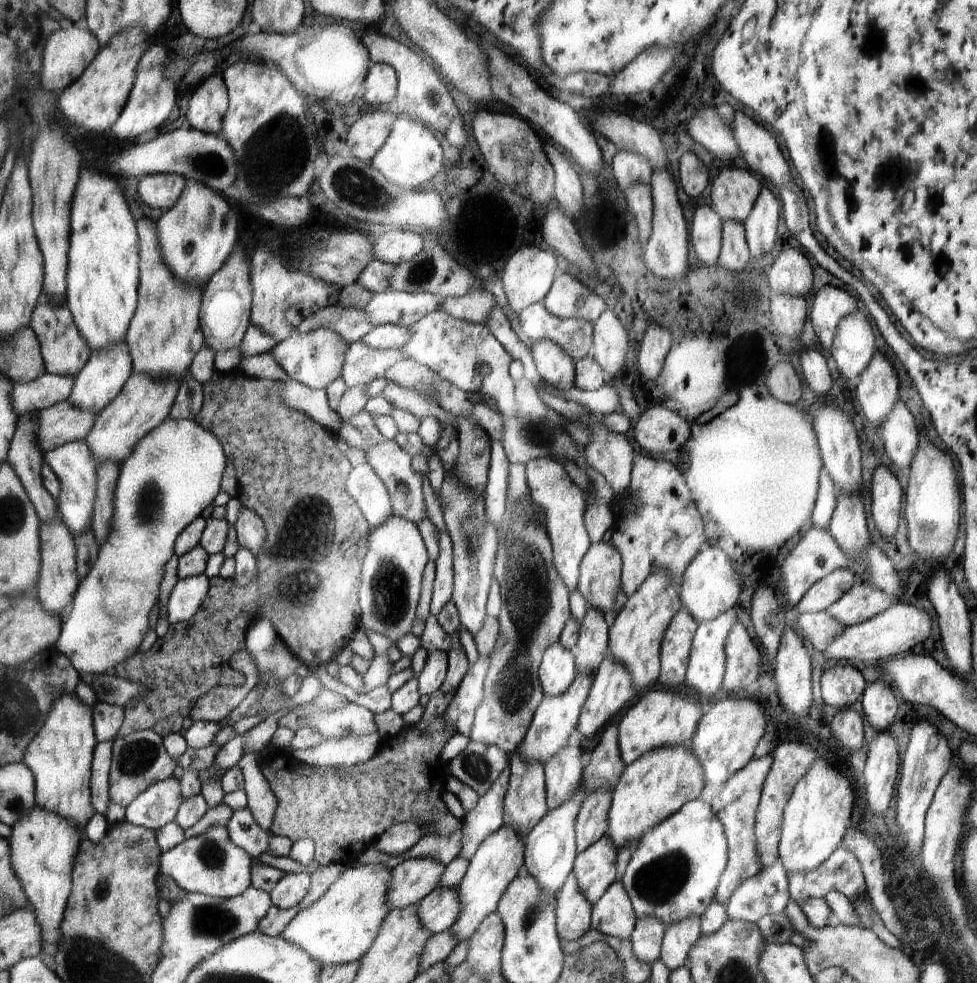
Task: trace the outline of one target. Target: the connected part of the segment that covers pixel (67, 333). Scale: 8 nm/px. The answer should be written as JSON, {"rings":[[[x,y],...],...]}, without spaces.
{"rings":[[[44,293],[43,299],[40,300],[40,306],[36,308],[32,328],[42,344],[48,373],[58,374],[58,376],[72,376],[76,379],[92,359],[92,346],[90,346],[90,342],[86,342],[86,338],[82,336],[82,332],[76,326],[68,300],[64,304],[56,306],[50,300],[50,296]]]}

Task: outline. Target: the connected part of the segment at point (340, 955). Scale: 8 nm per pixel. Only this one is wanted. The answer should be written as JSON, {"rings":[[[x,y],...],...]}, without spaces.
{"rings":[[[368,864],[346,867],[345,872],[328,891],[296,914],[282,935],[286,941],[299,945],[322,967],[339,966],[363,959],[379,937],[380,928],[390,914],[387,893],[392,873],[380,865]]]}

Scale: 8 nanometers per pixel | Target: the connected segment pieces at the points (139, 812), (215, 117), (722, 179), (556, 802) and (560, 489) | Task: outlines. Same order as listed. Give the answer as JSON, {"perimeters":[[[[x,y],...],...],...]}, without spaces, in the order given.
{"perimeters":[[[[174,776],[156,784],[130,804],[127,821],[159,832],[170,822],[176,821],[185,800],[182,782]]],[[[223,74],[204,80],[190,102],[188,120],[192,127],[220,135],[230,110],[231,97]]],[[[730,165],[718,172],[710,188],[711,208],[724,222],[734,220],[744,223],[761,184],[752,171]]],[[[564,746],[558,753],[546,760],[547,806],[549,810],[572,800],[578,792],[583,777],[581,764],[582,749],[578,746]]],[[[541,457],[540,460],[532,460],[532,464],[526,464],[526,472],[532,501],[538,502],[547,517],[545,528],[551,536],[552,548],[555,549],[556,569],[566,582],[567,589],[574,592],[577,590],[580,564],[591,546],[584,524],[586,506],[582,490],[570,480],[563,464],[556,459]]]]}

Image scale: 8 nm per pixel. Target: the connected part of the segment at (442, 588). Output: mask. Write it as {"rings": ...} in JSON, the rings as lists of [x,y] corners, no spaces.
{"rings":[[[447,530],[439,532],[440,552],[436,558],[436,579],[430,612],[437,616],[440,610],[451,601],[453,594],[453,545]]]}

